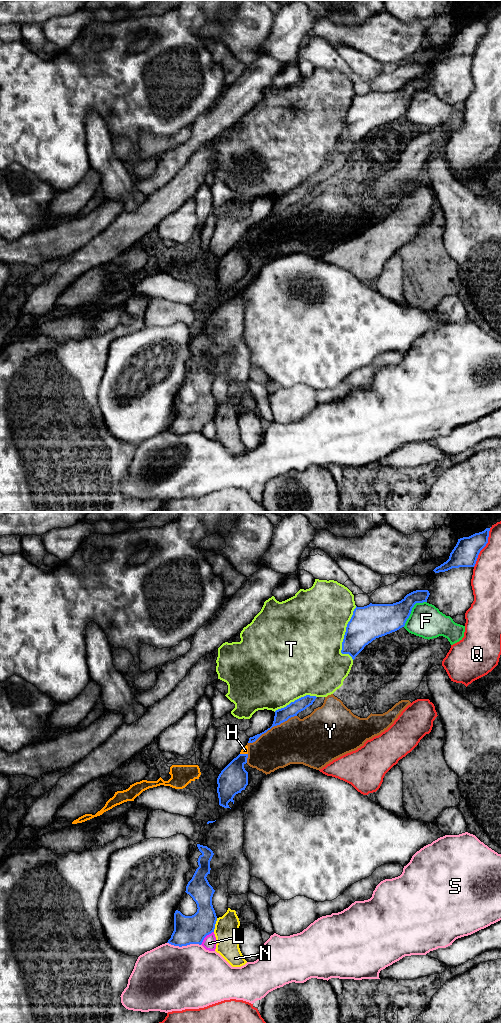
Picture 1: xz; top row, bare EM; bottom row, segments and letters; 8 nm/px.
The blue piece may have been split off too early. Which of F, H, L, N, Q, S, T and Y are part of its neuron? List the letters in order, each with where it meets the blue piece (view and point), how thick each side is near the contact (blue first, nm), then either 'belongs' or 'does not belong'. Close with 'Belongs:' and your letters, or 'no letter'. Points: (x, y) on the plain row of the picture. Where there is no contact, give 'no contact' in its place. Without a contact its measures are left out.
F: contact xz (411, 98); calibres 260 and 260 nm; does not belong
H: contact xz (244, 242); calibres 220 and 50 nm; does not belong
L: contact xz (205, 424); calibres 220 and 110 nm; does not belong
N: contact xz (214, 413); calibres 220 and 190 nm; does not belong
Q: contact xz (484, 34); calibres 200 and 220 nm; does not belong
S: contact xz (184, 433); calibres 220 and 480 nm; does not belong
T: contact xz (344, 123); calibres 280 and 500 nm; does not belong
Y: contact xz (272, 214); calibres 110 and 360 nm; does not belong
Belongs: no letter

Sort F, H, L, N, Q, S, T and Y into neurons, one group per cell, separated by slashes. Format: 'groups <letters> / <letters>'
groups F / H Y / L / N / Q / S / T

